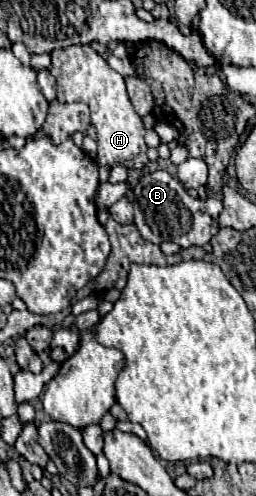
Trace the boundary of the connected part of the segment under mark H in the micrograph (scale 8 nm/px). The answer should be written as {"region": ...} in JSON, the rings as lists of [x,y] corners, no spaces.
{"region":[[[89,44],[69,46],[65,50],[53,50],[49,72],[57,80],[59,102],[85,102],[91,108],[91,124],[95,126],[99,144],[97,162],[107,168],[117,164],[123,164],[129,170],[145,168],[145,164],[149,162],[145,144],[145,126],[127,96],[123,76],[117,74],[105,62],[105,58],[99,56]]]}

